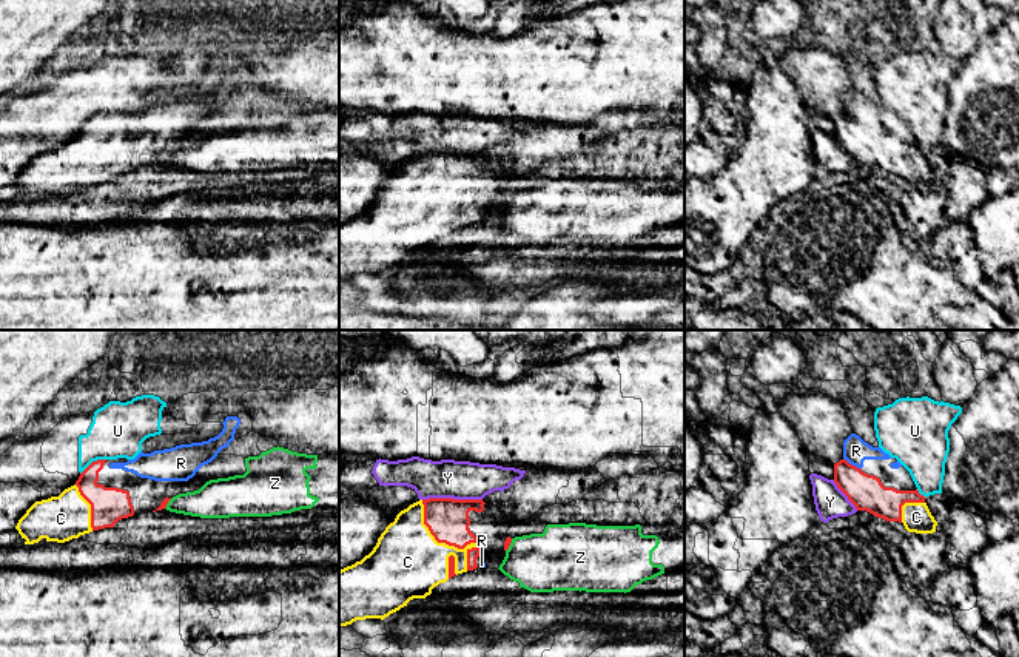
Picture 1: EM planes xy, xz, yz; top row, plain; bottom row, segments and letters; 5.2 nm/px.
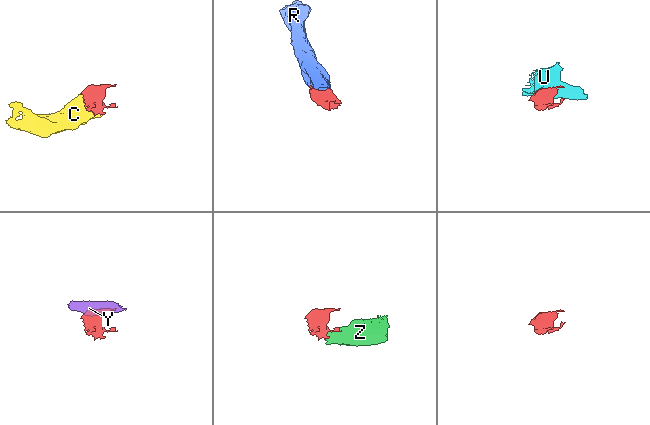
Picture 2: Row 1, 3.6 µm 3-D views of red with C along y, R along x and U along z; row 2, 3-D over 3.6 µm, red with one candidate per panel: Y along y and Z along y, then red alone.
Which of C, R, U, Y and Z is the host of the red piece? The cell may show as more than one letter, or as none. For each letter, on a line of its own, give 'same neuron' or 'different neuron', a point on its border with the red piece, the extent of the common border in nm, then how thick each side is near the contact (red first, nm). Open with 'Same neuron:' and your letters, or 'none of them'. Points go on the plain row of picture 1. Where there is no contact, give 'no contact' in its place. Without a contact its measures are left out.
Same neuron: C, R
C: same neuron; contact xz (441, 196); length 440 nm; calibres 220 and 380 nm
R: same neuron; contact yz (851, 119); length 110 nm; calibres 190 and 140 nm
U: different neuron; contact xy (93, 116); length 160 nm; calibres 190 and 280 nm
Y: different neuron; contact xz (452, 153); length 320 nm; calibres 220 and 200 nm
Z: different neuron; contact xz (509, 199); length 80 nm; calibres 40 and 320 nm

